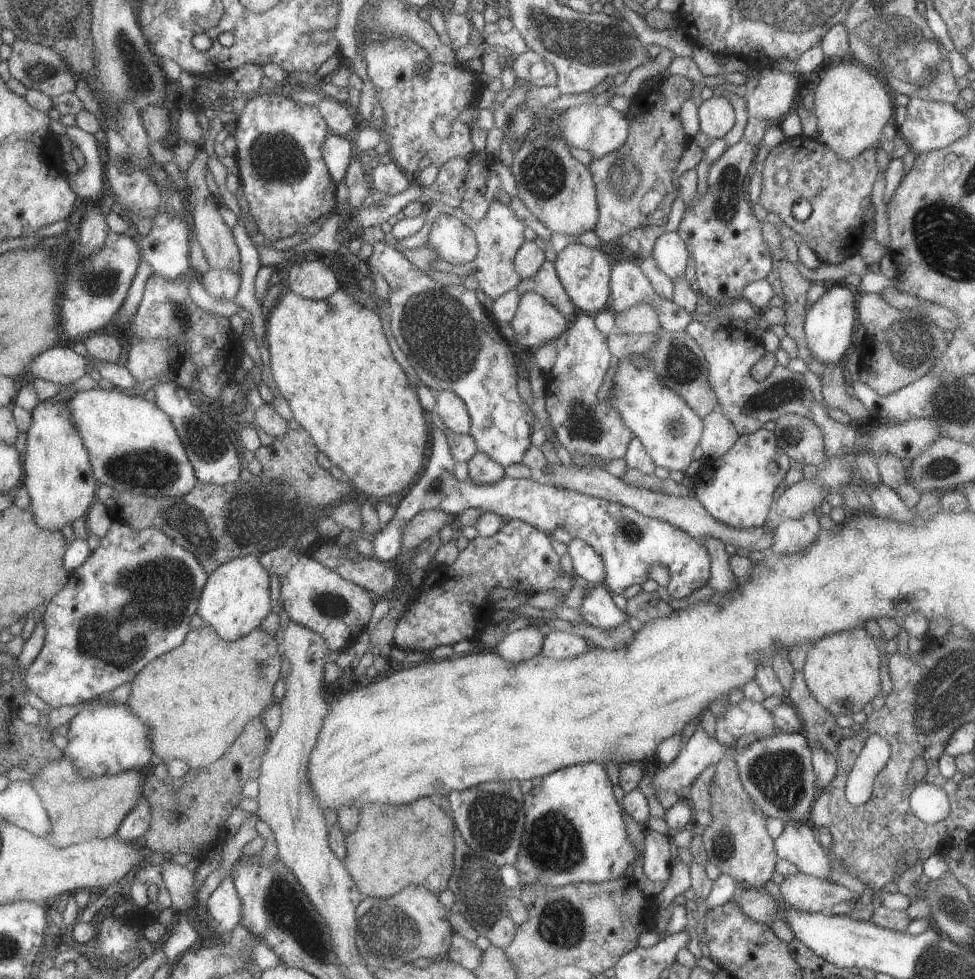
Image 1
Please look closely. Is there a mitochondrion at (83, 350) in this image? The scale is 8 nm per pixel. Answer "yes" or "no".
no

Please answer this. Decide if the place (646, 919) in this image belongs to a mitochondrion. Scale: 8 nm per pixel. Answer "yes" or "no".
no

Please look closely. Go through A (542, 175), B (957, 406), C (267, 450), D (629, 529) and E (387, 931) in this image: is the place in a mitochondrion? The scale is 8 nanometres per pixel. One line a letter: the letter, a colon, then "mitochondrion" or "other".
A: mitochondrion
B: mitochondrion
C: other
D: mitochondrion
E: mitochondrion

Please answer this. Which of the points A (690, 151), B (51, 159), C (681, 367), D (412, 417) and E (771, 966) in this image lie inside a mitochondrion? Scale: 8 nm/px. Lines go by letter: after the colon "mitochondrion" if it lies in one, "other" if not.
A: other
B: other
C: mitochondrion
D: other
E: other

